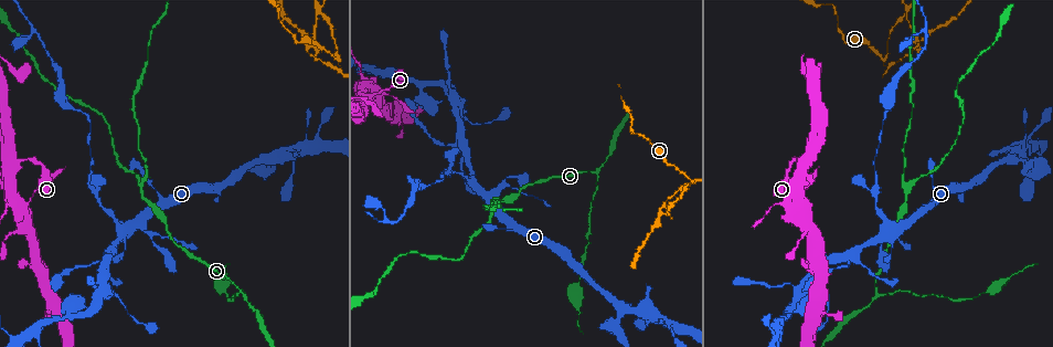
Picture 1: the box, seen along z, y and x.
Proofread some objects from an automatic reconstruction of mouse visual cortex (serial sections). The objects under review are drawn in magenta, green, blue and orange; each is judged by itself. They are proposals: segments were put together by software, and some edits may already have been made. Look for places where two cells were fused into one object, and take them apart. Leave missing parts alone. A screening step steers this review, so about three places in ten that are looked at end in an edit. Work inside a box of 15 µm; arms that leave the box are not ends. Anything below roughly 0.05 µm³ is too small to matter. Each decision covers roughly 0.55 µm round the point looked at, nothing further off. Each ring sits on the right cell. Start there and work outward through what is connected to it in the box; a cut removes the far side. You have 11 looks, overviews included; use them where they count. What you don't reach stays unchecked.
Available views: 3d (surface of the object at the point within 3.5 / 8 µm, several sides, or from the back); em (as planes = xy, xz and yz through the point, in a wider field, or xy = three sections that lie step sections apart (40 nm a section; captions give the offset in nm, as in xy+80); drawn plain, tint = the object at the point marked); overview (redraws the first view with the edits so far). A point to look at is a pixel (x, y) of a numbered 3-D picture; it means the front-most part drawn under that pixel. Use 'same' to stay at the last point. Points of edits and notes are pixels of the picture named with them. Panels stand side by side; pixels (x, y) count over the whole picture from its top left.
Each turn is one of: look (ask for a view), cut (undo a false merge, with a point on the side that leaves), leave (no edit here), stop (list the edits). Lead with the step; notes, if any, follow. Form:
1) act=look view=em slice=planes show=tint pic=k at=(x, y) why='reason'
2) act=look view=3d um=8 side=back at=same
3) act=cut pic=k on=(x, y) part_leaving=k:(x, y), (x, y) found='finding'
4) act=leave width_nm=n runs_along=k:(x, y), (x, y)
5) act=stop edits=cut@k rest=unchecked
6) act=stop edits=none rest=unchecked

act=look view=3d um=3.5 side=back pic=1 at=(124, 230) why='calibre changes'

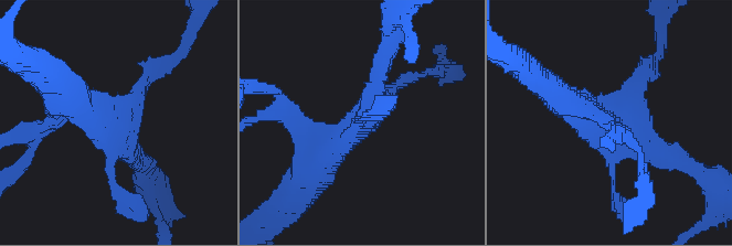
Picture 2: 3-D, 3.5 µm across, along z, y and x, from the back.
act=look view=em slice=xy step=1 show=tint pic=2 at=(110, 126)

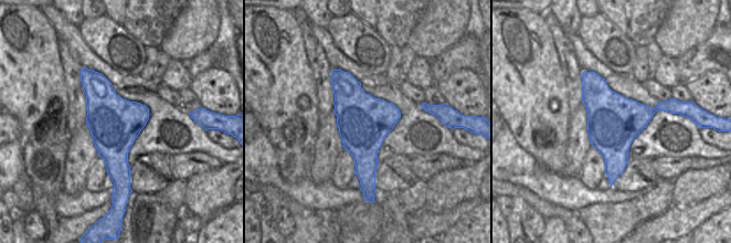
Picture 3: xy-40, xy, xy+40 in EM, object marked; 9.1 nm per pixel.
act=leave runs_along=2:(311, 170), (366, 116), (380, 65) found='all the same cell'

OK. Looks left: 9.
act=look view=3d um=8 pic=1 at=(87, 173) why='sudden change in width'

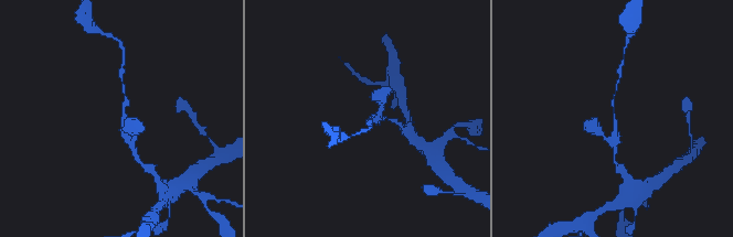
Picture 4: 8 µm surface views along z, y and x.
act=look view=3d um=3.5 pic=4 at=(615, 119)

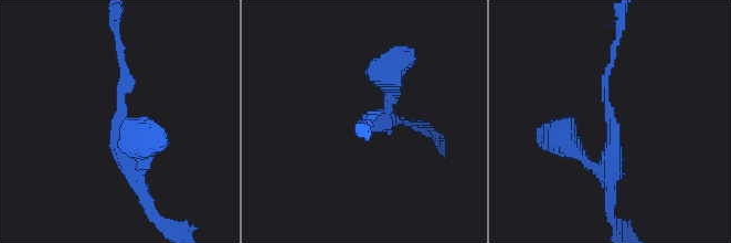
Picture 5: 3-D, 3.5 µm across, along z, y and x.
act=look view=em slice=xy step=1 show=tint pic=5 at=(610, 118) arm_widths_nm=150,300

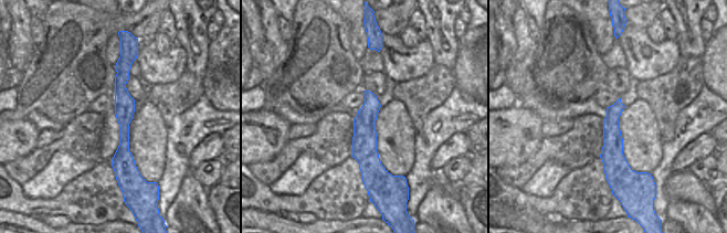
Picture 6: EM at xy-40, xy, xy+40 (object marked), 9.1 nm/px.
act=leave width_nm=220 runs_along=5:(141, 185), (117, 144), (120, 49) found='all the same cell'

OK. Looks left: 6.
act=look view=3d um=3.5 pic=1 at=(910, 186) why='three arms meet'

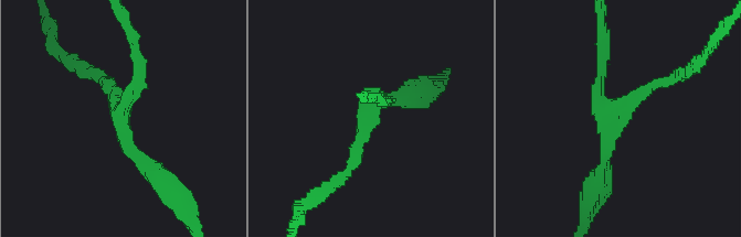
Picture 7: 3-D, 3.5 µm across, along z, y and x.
act=look view=em slice=xy step=3 show=tint pic=7 at=(368, 110) arms=3 arm_widths_nm=100,150,200

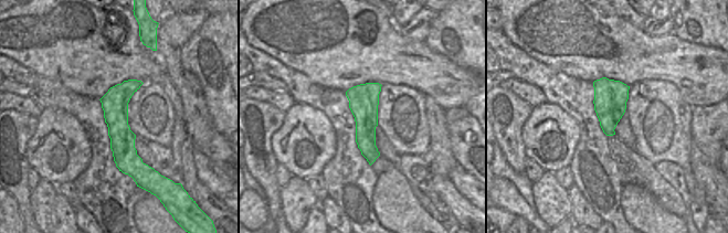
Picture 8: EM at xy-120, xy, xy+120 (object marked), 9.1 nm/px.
act=leave runs_along=7:(601, 172), (614, 110), (671, 81) found='continuous, no second cell'

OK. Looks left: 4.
act=look view=3d um=8 pic=1 at=(925, 34) why='abrupt turn'

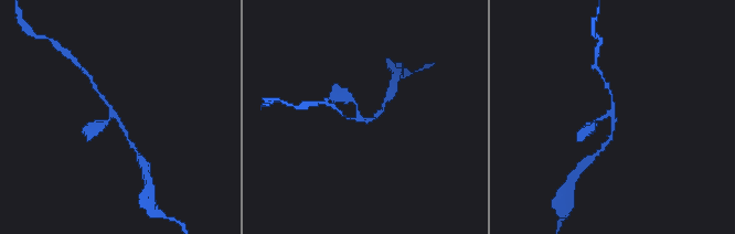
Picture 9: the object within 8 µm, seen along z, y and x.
act=look view=3d um=3.5 pic=9 at=(363, 121)

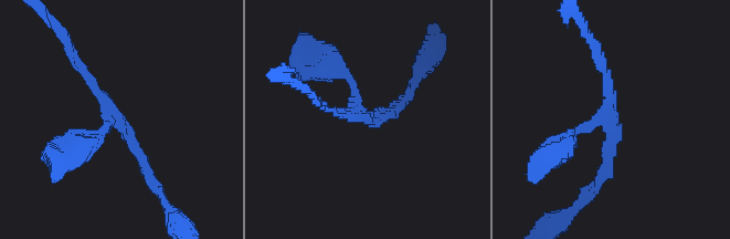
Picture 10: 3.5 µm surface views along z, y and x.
act=look view=em slice=planes show=tint pic=10 at=(612, 121) why='need the tissue'

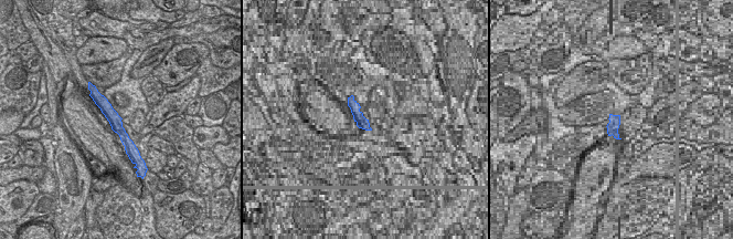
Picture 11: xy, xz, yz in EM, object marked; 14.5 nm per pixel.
act=leave runs_along=10:(154, 183), (119, 121), (86, 145) found='one cell here'

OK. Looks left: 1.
act=stop edits=none rest=unchecked

